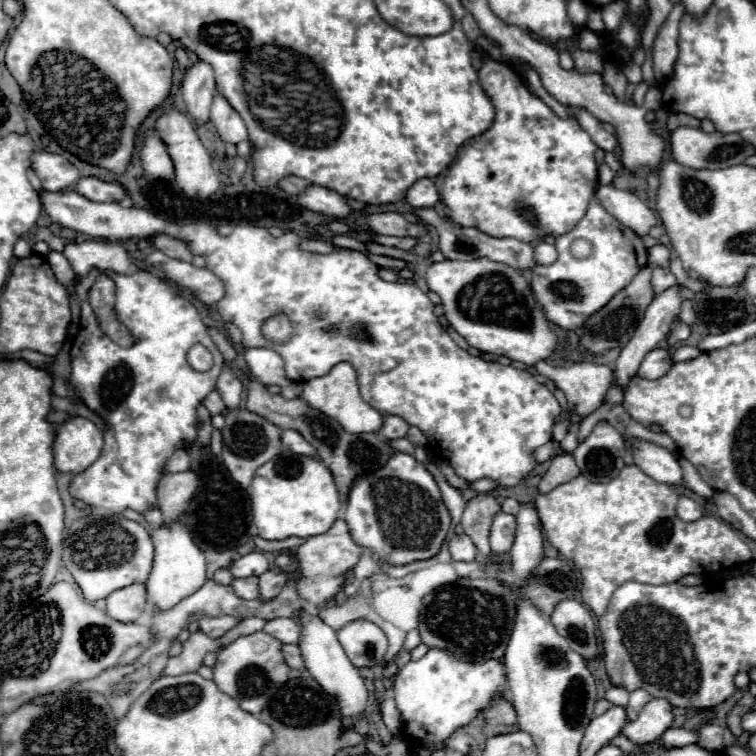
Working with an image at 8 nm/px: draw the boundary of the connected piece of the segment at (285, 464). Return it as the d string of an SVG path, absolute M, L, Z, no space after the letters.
M288 450L256 470L254 482L248 486L248 496L252 502L252 522L264 540L324 534L340 510L338 490L328 466L314 456L298 456Z

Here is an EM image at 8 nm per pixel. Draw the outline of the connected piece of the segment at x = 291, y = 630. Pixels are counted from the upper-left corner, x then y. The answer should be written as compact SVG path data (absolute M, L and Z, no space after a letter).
M274 618L264 626L266 634L272 634L276 640L284 644L296 644L300 638L300 626L294 618Z

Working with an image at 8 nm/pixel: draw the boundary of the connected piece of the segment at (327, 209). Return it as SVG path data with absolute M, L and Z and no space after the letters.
M314 184L304 188L296 196L296 204L306 210L312 210L312 212L326 214L330 218L346 218L352 212L350 206L346 204L344 196L340 196L338 192L328 190L324 186L314 186Z

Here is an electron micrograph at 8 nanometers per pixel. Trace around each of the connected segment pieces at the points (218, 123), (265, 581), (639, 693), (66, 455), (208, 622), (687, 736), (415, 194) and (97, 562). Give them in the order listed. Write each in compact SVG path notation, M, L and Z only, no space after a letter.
M220 92L216 94L216 98L212 102L210 120L216 126L216 130L224 142L238 144L240 140L248 138L244 120L240 118L240 114L236 114L236 110L232 110L232 106L228 106L228 100Z
M268 570L268 572L264 572L260 576L260 582L258 582L258 590L260 590L260 596L258 598L262 602L272 600L284 588L284 584L288 580L290 580L290 576L284 574L284 572L280 572L280 570Z
M634 690L630 692L630 702L626 706L626 712L628 712L628 718L634 720L638 716L638 712L652 700L652 696L646 692L646 690Z
M72 418L56 430L54 466L60 474L84 472L102 452L102 430L88 418Z
M218 616L218 618L202 618L200 630L210 638L220 638L224 632L228 632L232 626L238 624L238 618L234 616Z
M670 728L662 734L662 738L658 740L662 746L686 746L686 744L694 744L698 742L698 732L692 730L684 730L684 728Z
M420 178L418 182L414 182L414 186L408 190L406 194L406 200L410 206L414 208L428 208L428 206L434 206L440 196L438 196L438 190L434 186L434 180L432 178Z
M118 514L84 516L70 526L62 542L62 562L90 602L102 600L114 590L144 584L152 570L152 558L154 546L148 528Z

